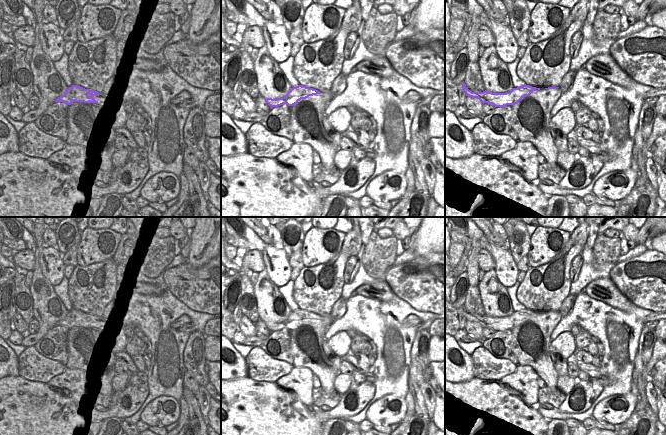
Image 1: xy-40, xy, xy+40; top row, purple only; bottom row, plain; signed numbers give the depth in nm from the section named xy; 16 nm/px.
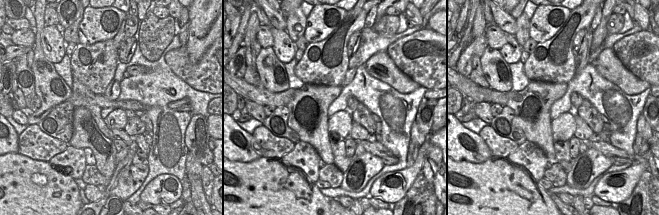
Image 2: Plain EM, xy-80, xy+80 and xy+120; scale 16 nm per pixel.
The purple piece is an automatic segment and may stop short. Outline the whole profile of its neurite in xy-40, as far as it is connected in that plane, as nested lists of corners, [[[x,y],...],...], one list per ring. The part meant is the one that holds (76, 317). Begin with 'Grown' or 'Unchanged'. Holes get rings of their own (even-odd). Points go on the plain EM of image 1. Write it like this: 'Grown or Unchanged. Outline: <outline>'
Grown. Outline: [[[72,309],[66,316],[58,321],[55,326],[64,326],[67,329],[73,328],[73,325],[84,327],[98,327],[99,329],[105,329],[111,321],[107,321],[103,317],[98,317],[83,311]]]

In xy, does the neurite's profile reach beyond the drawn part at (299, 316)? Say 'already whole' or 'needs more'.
already whole

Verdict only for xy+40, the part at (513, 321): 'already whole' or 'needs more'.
already whole

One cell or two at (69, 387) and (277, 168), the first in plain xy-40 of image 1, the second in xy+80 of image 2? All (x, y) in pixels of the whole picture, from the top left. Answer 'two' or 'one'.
two

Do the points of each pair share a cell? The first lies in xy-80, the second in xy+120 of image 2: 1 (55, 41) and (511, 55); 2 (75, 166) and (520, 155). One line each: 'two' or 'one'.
1: one
2: one

